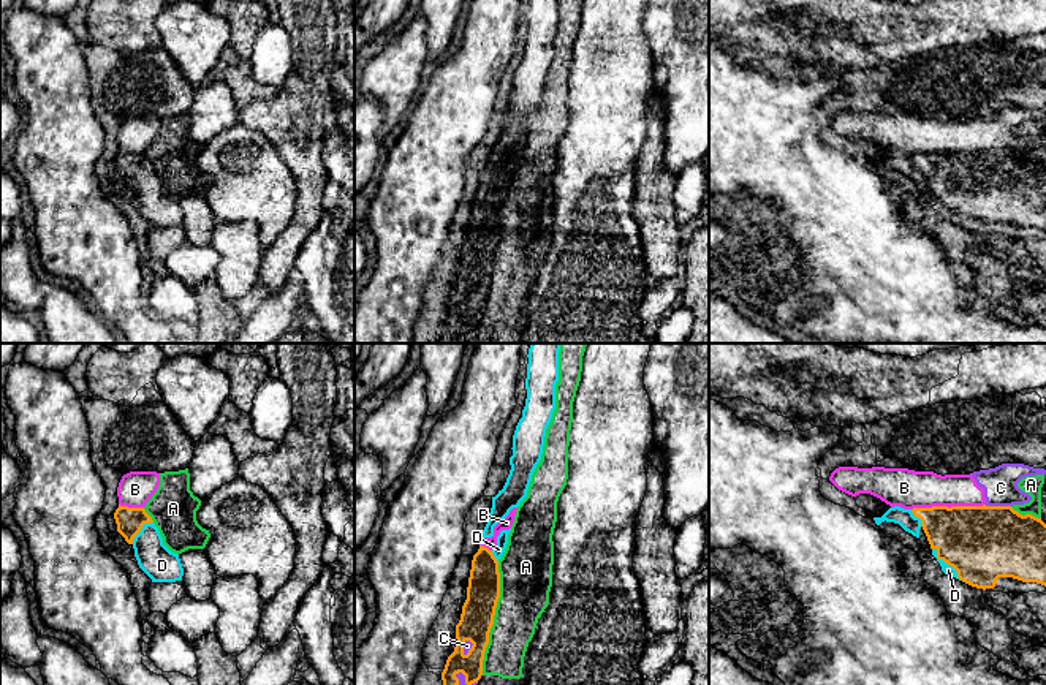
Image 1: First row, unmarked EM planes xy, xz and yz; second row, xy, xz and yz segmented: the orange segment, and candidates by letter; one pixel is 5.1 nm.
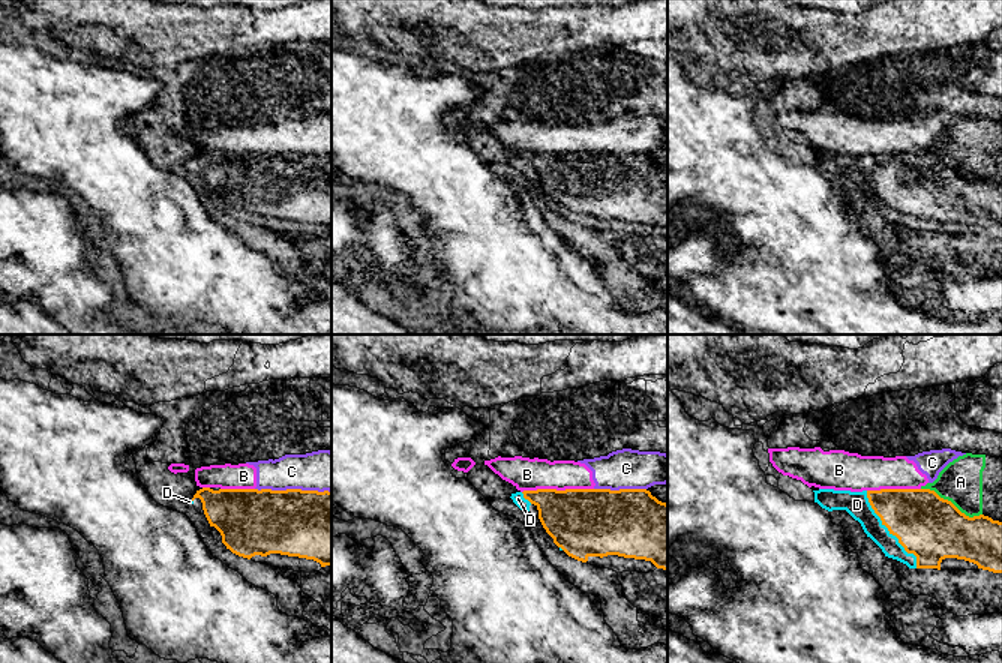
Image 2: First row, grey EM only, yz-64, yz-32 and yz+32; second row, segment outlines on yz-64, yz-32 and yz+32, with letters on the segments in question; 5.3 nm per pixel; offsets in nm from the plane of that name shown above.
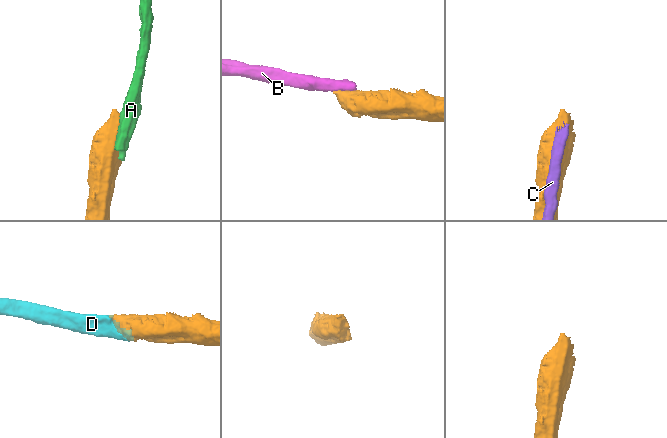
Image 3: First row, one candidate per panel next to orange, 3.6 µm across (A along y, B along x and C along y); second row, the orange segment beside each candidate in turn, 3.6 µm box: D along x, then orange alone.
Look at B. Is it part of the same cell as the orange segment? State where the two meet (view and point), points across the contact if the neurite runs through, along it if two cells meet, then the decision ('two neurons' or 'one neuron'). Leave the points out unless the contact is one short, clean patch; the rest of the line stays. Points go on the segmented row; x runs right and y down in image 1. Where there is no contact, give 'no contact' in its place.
meets orange in yz at (947, 507); border along yz (983, 503), (915, 507), (912, 510); two neurons

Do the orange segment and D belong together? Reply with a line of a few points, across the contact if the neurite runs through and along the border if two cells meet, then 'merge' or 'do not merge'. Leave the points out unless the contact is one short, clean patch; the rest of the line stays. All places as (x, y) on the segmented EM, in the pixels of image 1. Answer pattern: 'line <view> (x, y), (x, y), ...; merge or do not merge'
merge

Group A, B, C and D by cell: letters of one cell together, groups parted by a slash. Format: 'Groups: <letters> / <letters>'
Groups: A / B C / D

